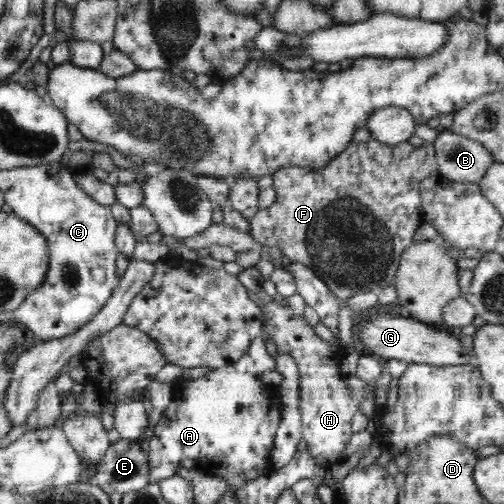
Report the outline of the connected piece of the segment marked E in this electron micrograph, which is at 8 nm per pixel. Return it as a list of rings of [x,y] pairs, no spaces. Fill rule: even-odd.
[[[120,439],[111,443],[105,452],[98,472],[93,476],[93,483],[98,485],[104,492],[128,494],[146,488],[150,484],[149,451],[140,447],[140,441]]]

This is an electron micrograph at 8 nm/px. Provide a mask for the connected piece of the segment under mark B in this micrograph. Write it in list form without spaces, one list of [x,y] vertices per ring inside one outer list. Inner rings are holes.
[[[445,130],[433,142],[438,172],[454,181],[478,183],[495,161],[477,140]]]

